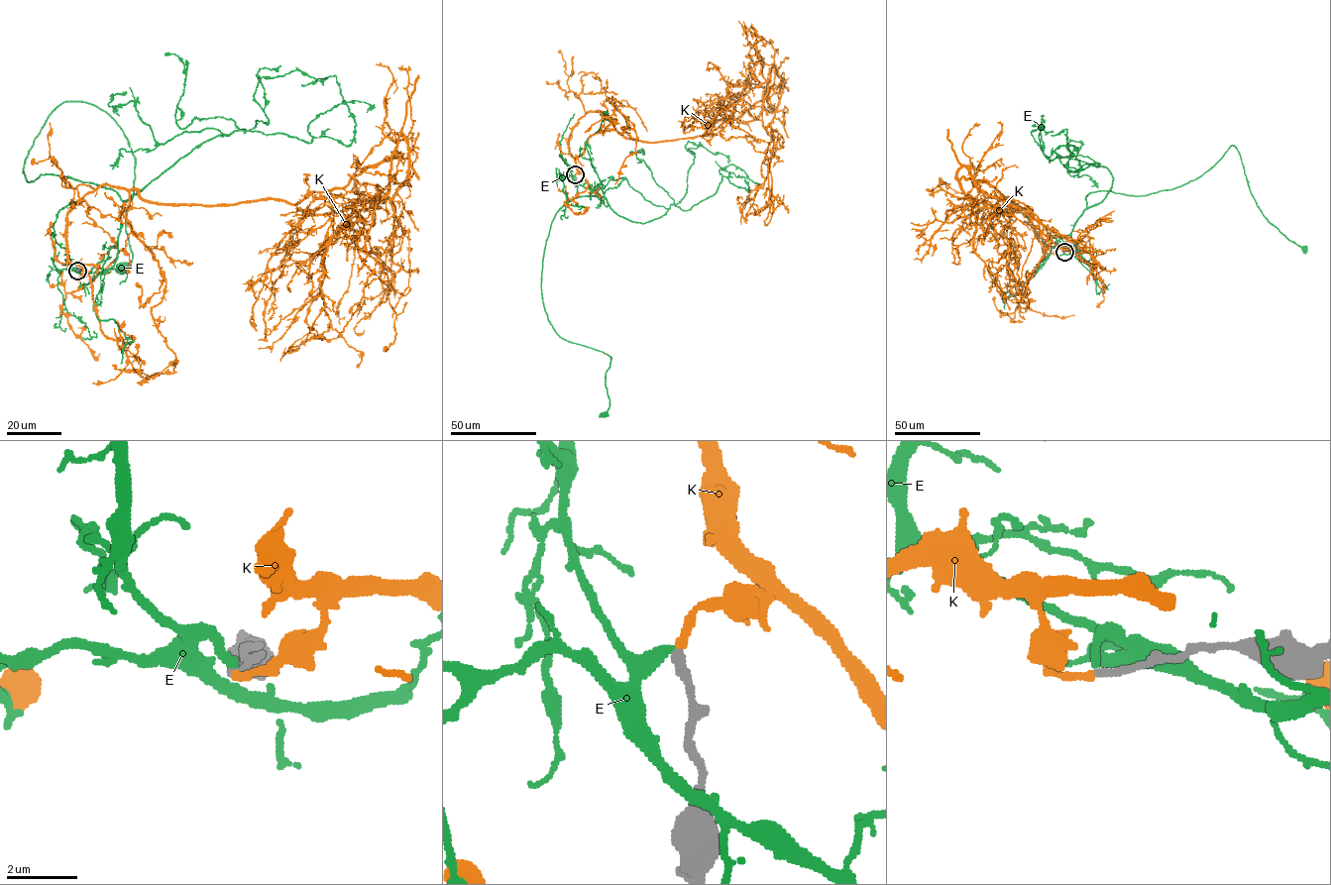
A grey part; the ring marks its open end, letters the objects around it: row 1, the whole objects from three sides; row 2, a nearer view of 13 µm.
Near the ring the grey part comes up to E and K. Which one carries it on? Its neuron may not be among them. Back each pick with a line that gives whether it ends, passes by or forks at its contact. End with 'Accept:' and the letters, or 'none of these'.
K: It ends there
Accept: K

